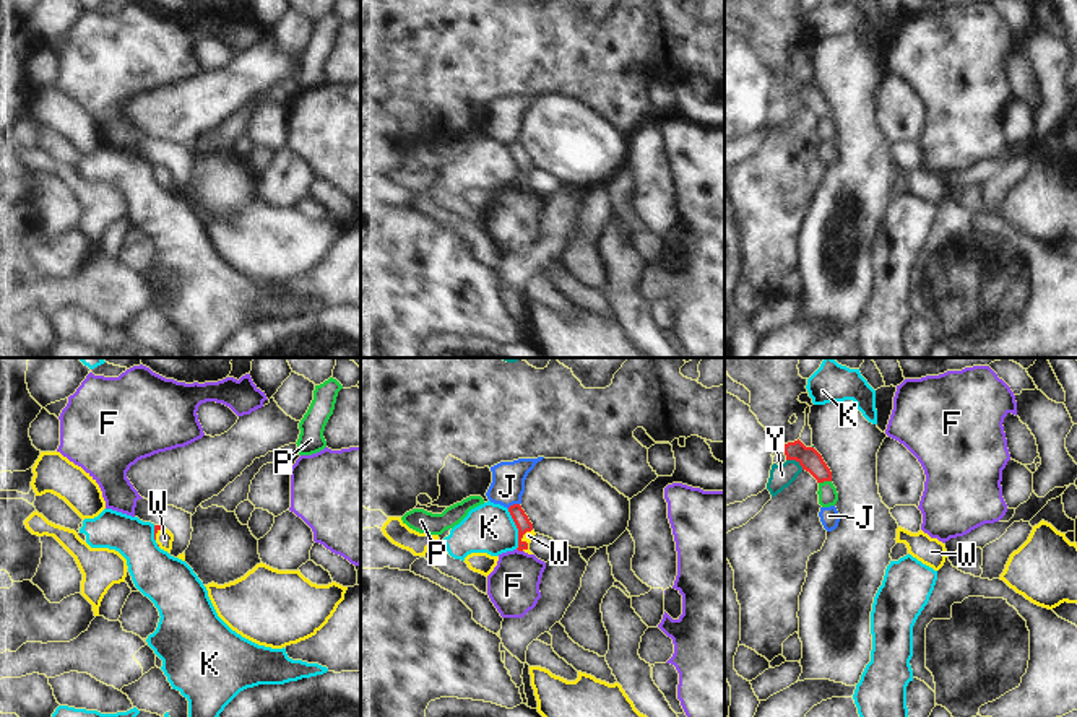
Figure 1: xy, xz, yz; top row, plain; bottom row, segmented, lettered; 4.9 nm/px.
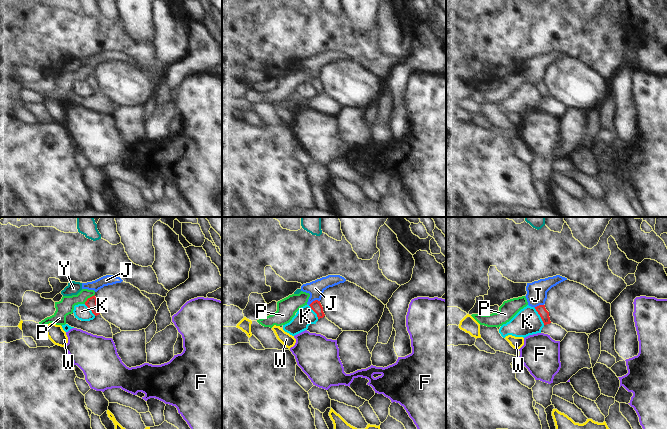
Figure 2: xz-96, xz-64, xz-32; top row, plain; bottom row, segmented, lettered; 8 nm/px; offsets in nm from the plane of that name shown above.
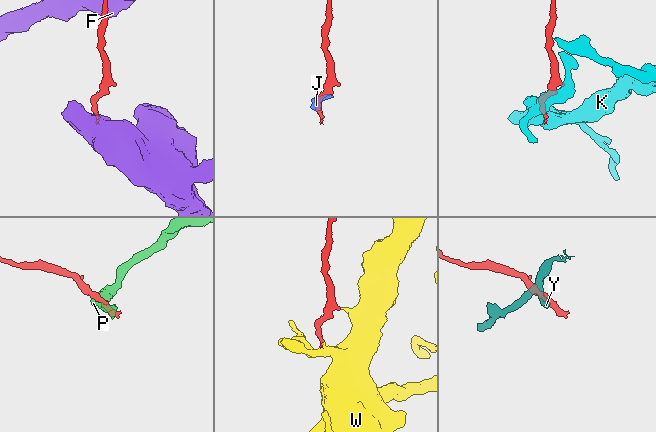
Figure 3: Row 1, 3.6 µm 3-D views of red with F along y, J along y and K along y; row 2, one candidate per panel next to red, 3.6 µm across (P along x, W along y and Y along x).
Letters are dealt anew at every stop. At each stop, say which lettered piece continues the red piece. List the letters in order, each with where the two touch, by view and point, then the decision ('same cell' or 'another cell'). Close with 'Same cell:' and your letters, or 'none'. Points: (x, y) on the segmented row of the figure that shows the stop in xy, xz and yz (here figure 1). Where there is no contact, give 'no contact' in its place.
F: contact xz (520, 550); another cell
J: contact xz (514, 504); another cell
K: contact xz (517, 527); another cell
P: contact yz (824, 480); another cell
W: contact xz (523, 542); same cell
Y: contact yz (795, 459); another cell
Same cell: W

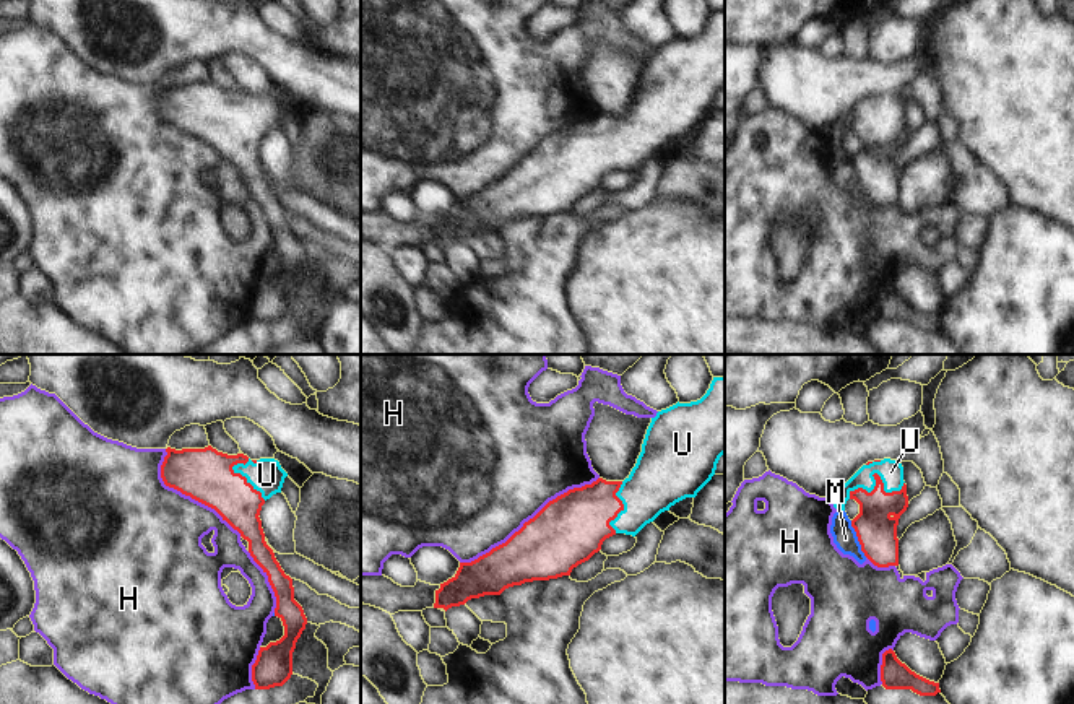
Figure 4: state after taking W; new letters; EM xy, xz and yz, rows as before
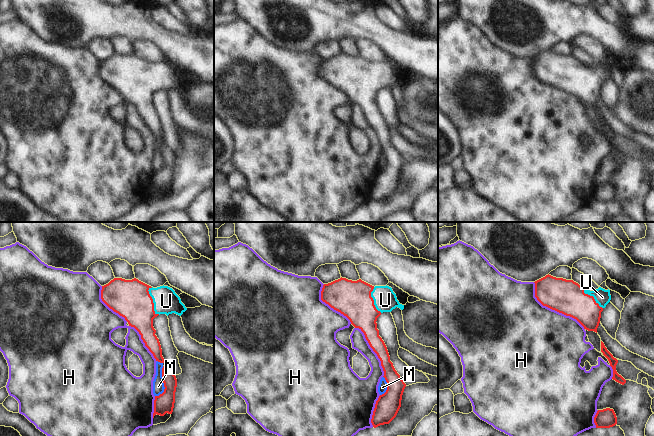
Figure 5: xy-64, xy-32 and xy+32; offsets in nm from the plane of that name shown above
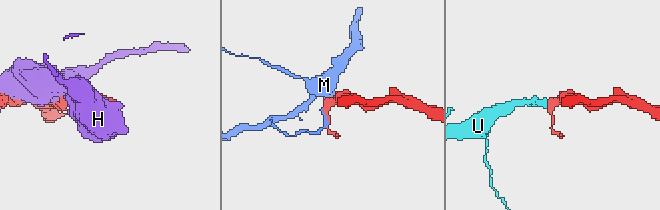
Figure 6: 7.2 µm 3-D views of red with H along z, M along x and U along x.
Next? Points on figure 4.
H: contact xz (530, 519); another cell
M: contact yz (858, 538); another cell
U: contact yz (873, 475); same cell
Same cell: U

